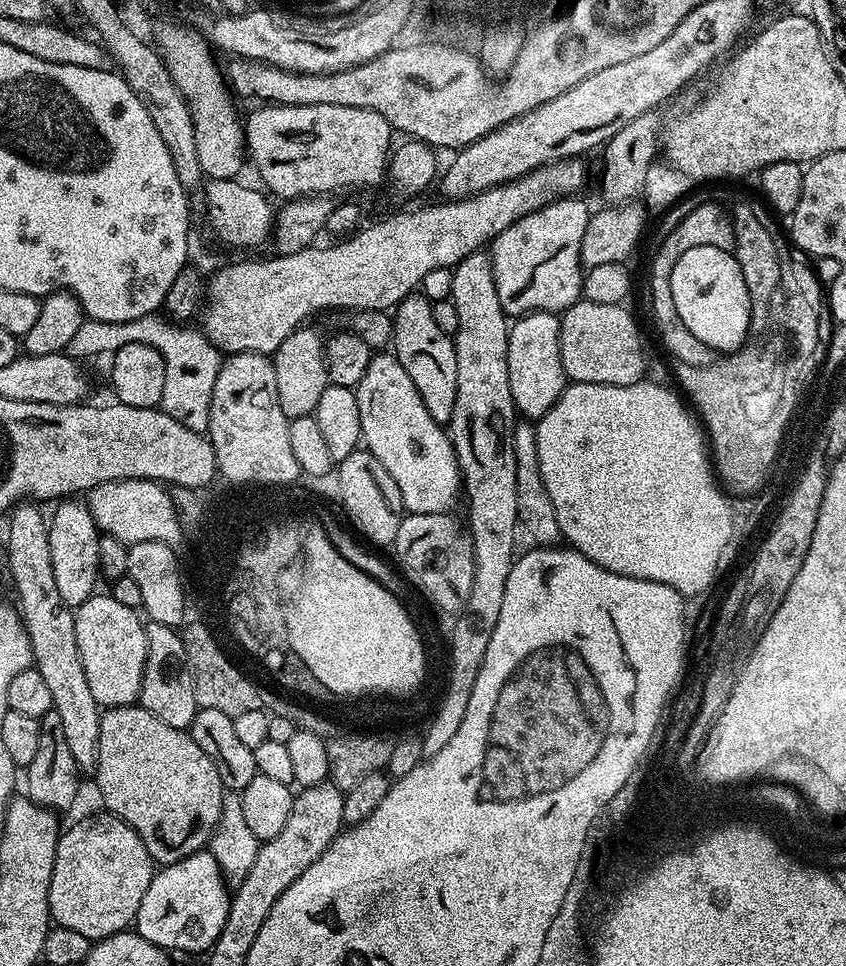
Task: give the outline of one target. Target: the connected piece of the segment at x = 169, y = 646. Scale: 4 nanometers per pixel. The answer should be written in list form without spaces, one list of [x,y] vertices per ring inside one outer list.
[[[151,622],[145,623],[144,633],[146,634],[146,666],[142,674],[139,707],[150,710],[154,718],[162,718],[166,726],[191,729],[198,707],[190,670],[187,668],[181,633],[176,628]]]

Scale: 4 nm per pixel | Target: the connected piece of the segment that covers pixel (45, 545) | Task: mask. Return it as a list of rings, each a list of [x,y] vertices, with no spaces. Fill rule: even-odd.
[[[21,502],[7,513],[8,519],[8,572],[12,575],[12,584],[16,587],[16,600],[18,605],[18,615],[23,623],[28,641],[32,647],[32,662],[38,670],[38,674],[42,674],[42,679],[46,682],[46,686],[50,689],[50,698],[52,699],[52,711],[58,714],[58,718],[62,718],[62,730],[66,734],[66,743],[70,745],[70,754],[74,754],[74,762],[79,766],[81,773],[95,773],[96,763],[98,762],[98,726],[100,725],[101,707],[98,702],[94,702],[94,694],[90,694],[90,686],[86,683],[86,670],[82,670],[82,654],[78,654],[78,638],[74,634],[74,622],[76,614],[73,609],[62,602],[62,594],[58,594],[58,585],[54,583],[54,561],[50,559],[50,542],[48,541],[48,520],[36,508],[37,505],[32,502]]]

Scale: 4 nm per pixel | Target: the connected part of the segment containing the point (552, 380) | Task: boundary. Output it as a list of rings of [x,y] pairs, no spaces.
[[[527,312],[525,316],[515,317],[511,321],[508,329],[508,369],[510,370],[510,394],[514,398],[514,406],[516,407],[517,413],[532,422],[539,420],[541,416],[546,415],[550,410],[550,406],[554,406],[554,402],[558,402],[558,398],[564,393],[566,387],[566,377],[564,375],[564,367],[562,366],[562,354],[560,353],[560,316],[557,313]]]

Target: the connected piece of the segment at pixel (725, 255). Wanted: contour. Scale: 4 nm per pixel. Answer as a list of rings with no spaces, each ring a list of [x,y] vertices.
[[[697,246],[687,251],[674,265],[670,289],[689,337],[716,352],[732,354],[741,347],[739,344],[747,338],[748,327],[753,327],[754,321],[746,281],[732,252],[715,246]]]

